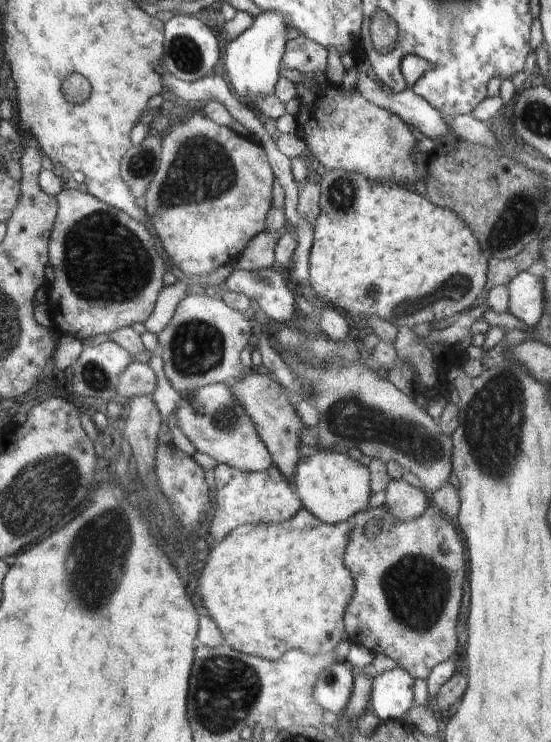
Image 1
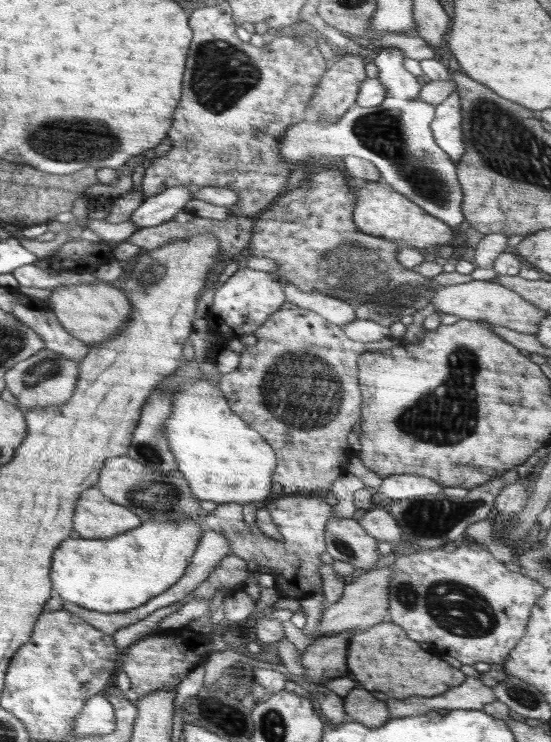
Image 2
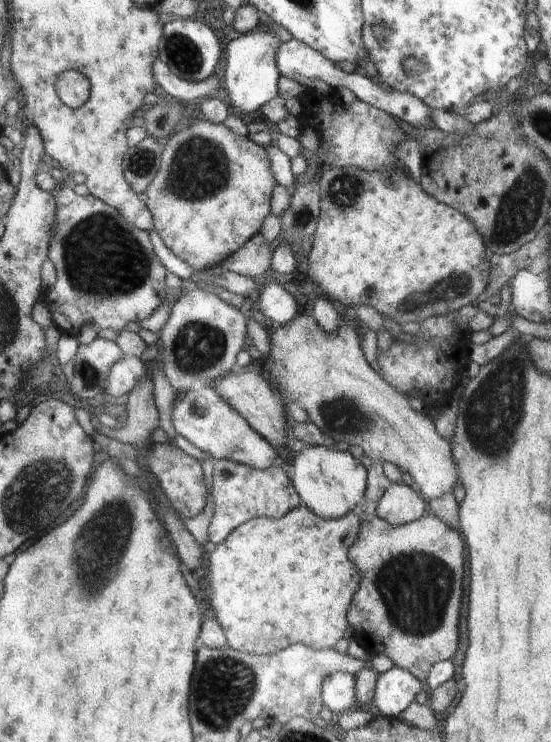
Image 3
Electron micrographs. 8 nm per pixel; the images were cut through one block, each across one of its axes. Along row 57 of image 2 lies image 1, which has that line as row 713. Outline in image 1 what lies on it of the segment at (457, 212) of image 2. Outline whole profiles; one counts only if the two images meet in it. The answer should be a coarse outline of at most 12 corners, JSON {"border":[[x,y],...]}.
{"border":[[400,667],[372,680],[370,711],[401,720],[414,705],[414,679]]}

